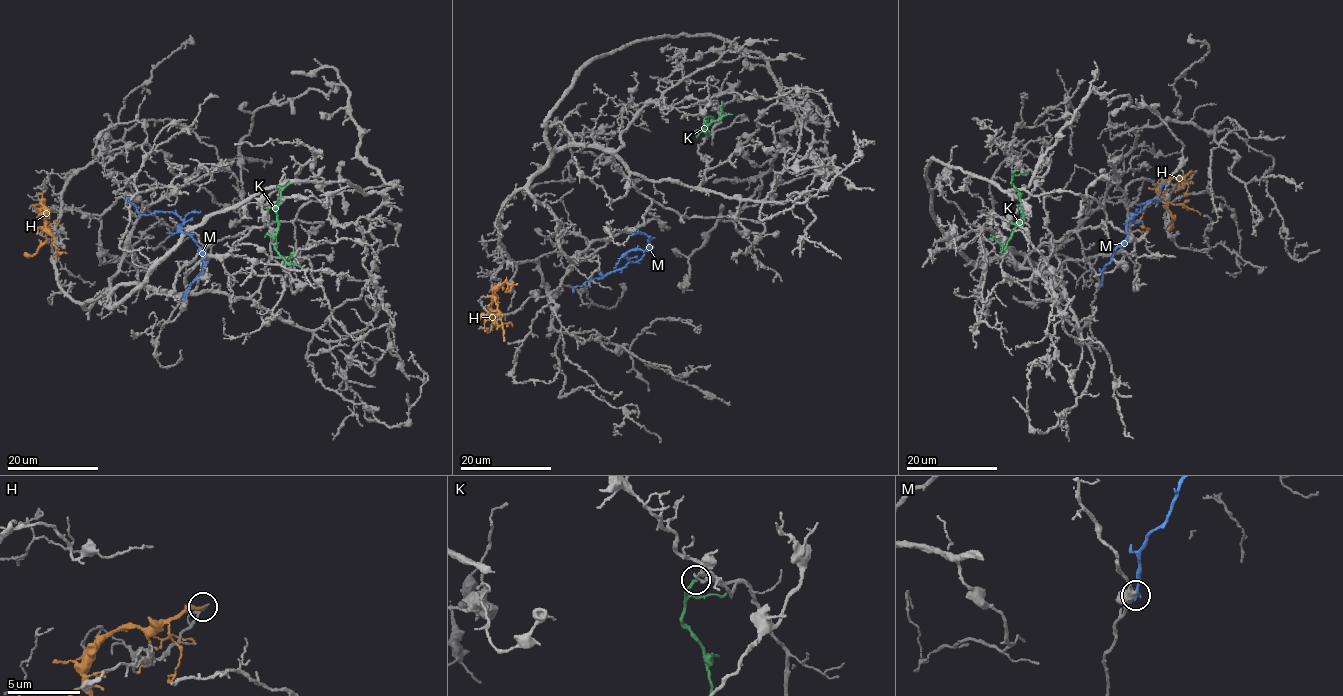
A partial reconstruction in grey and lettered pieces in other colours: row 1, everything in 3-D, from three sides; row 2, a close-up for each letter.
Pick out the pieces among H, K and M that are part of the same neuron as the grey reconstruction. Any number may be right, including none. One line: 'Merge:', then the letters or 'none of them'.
Merge: none of them

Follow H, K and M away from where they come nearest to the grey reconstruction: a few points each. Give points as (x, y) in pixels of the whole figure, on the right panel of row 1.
H: (1195, 172), (1169, 178), (1162, 184), (1159, 194), (1144, 210), (1140, 220), (1149, 229), (1143, 231)
K: (1016, 169), (1011, 183), (1019, 196), (1021, 222), (1013, 230), (1003, 250), (994, 239), (988, 239)
M: (1102, 285), (1104, 266), (1127, 236), (1126, 224), (1148, 202), (1153, 199), (1154, 202), (1162, 185), (1166, 184)

